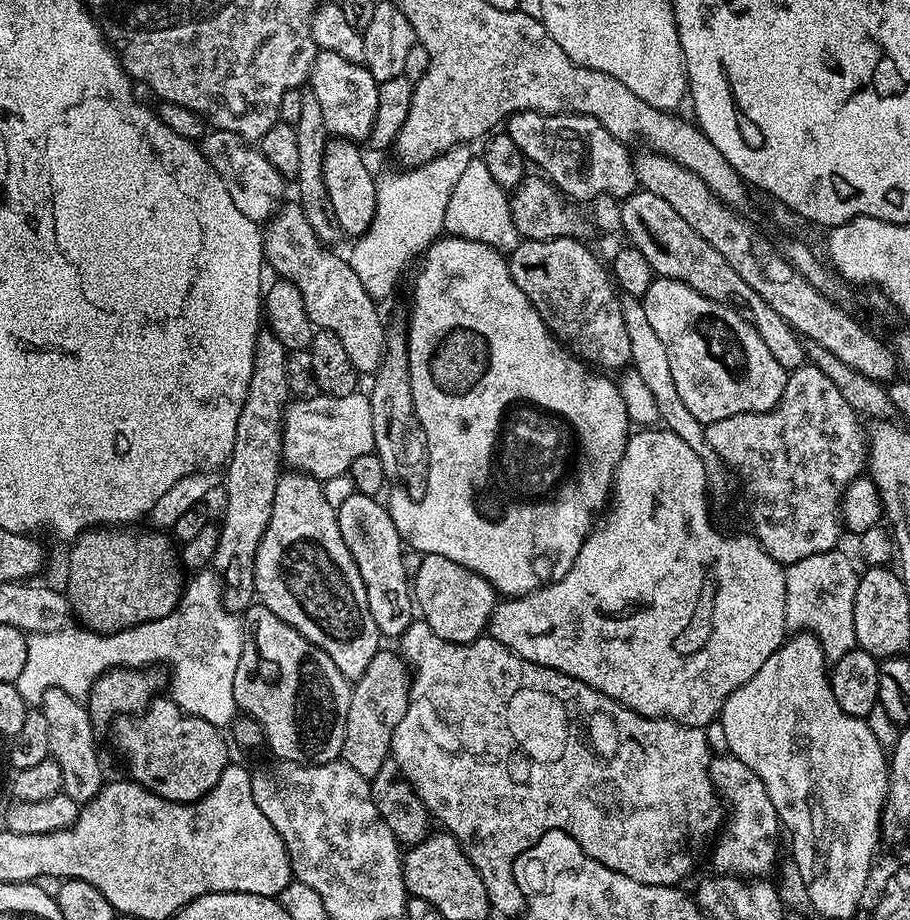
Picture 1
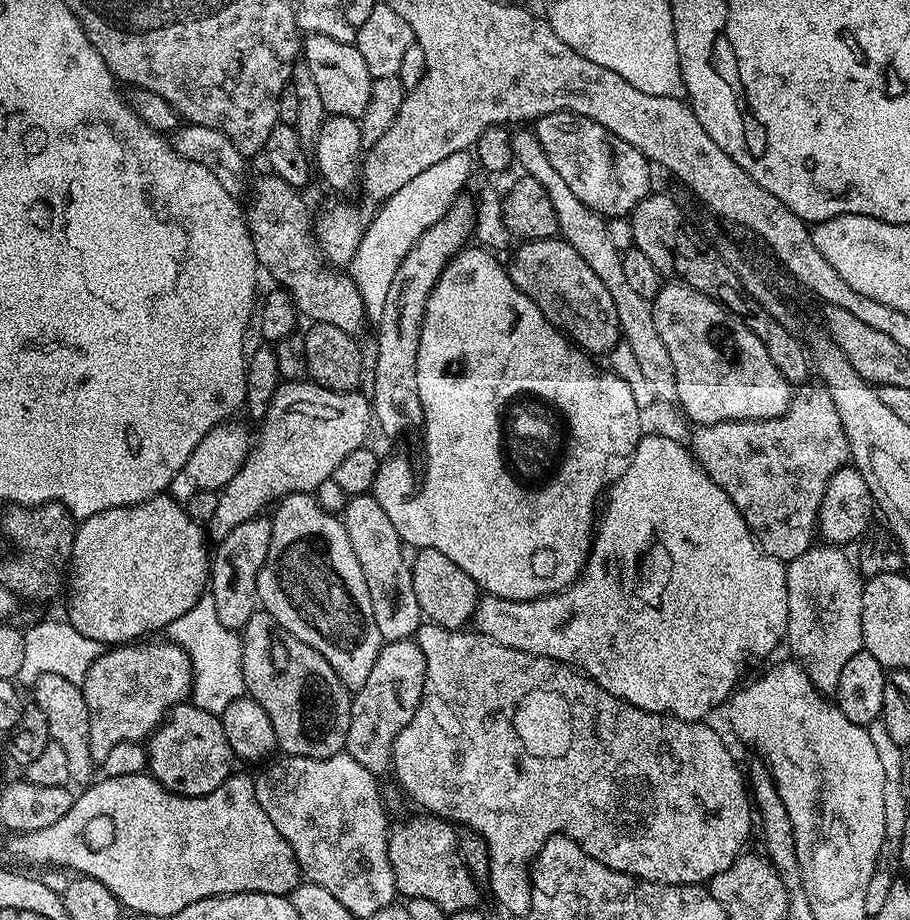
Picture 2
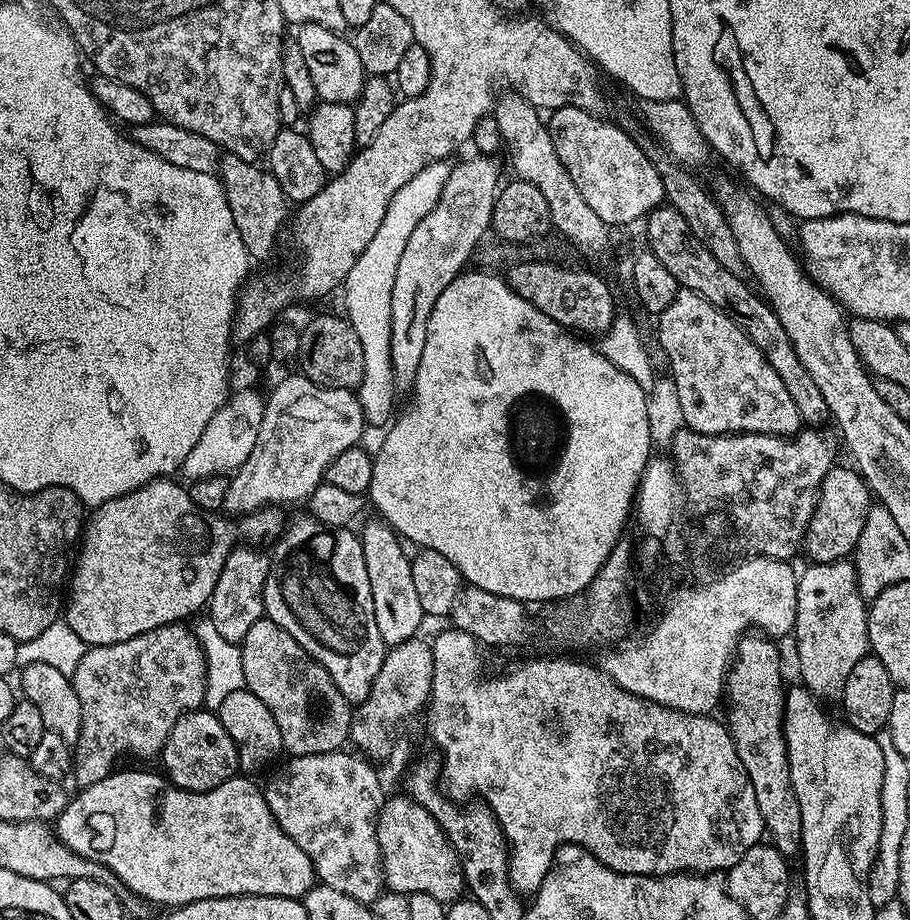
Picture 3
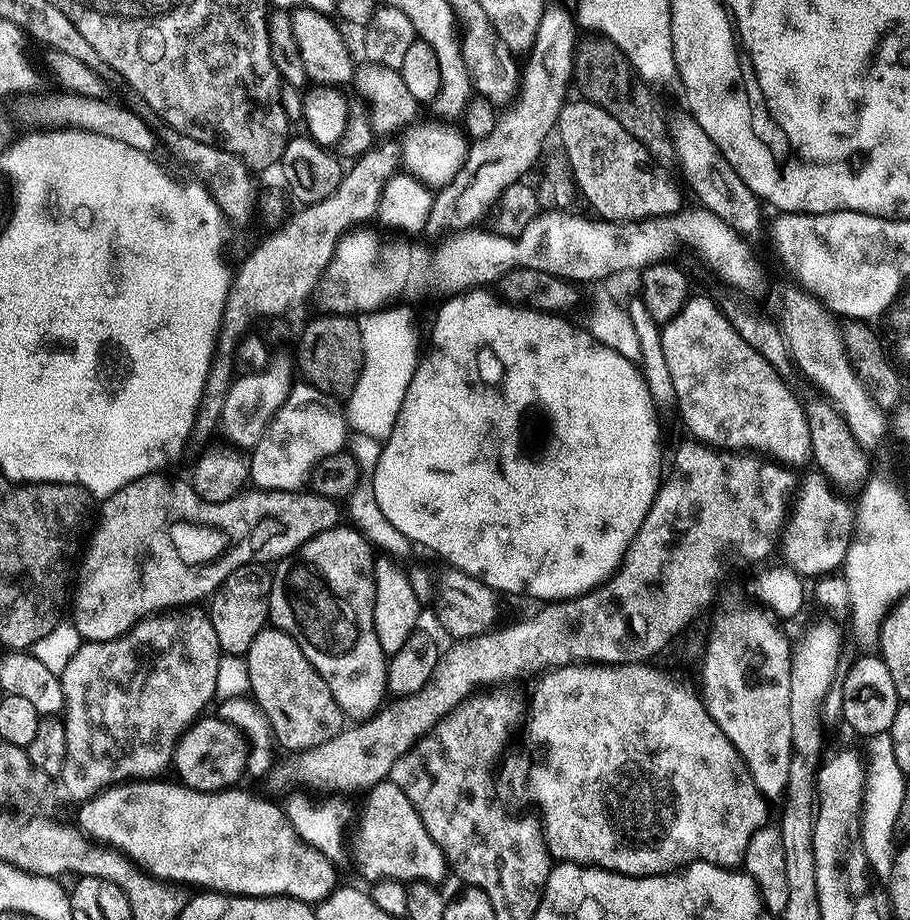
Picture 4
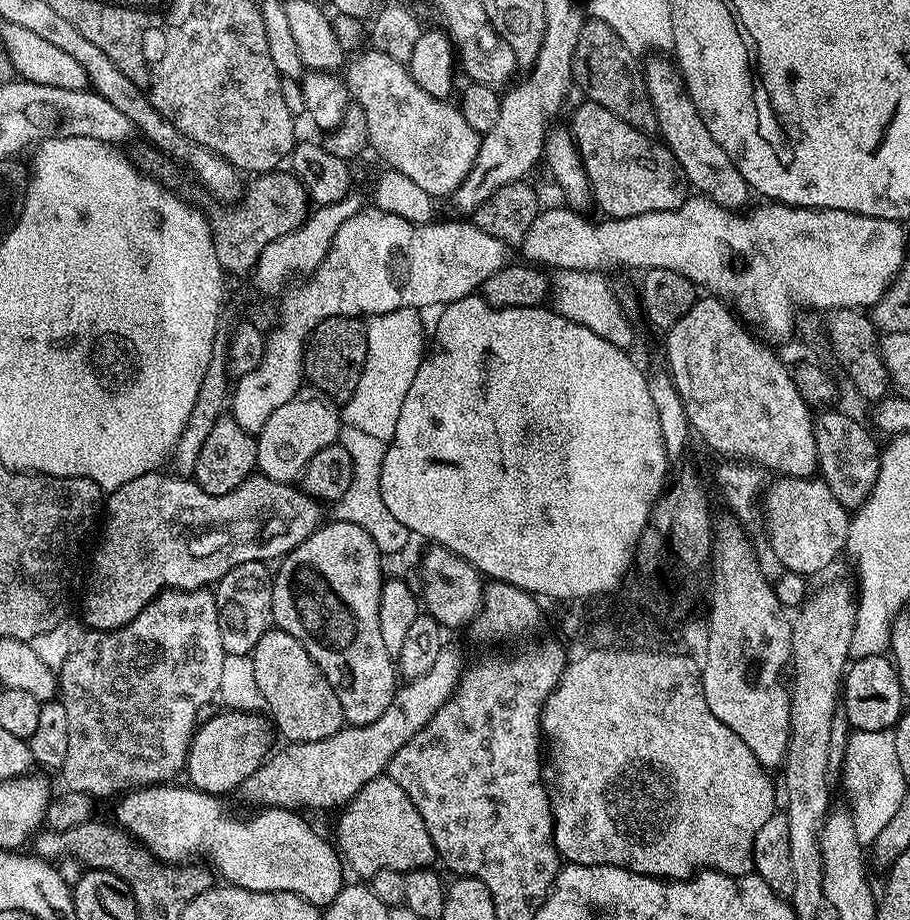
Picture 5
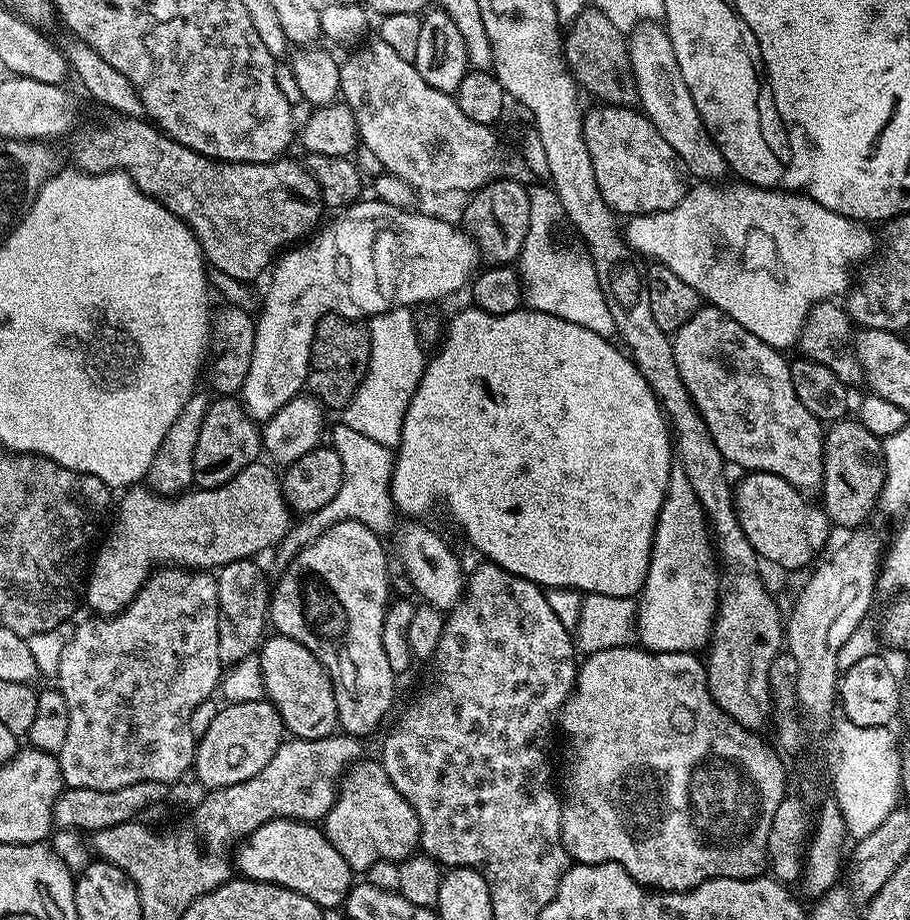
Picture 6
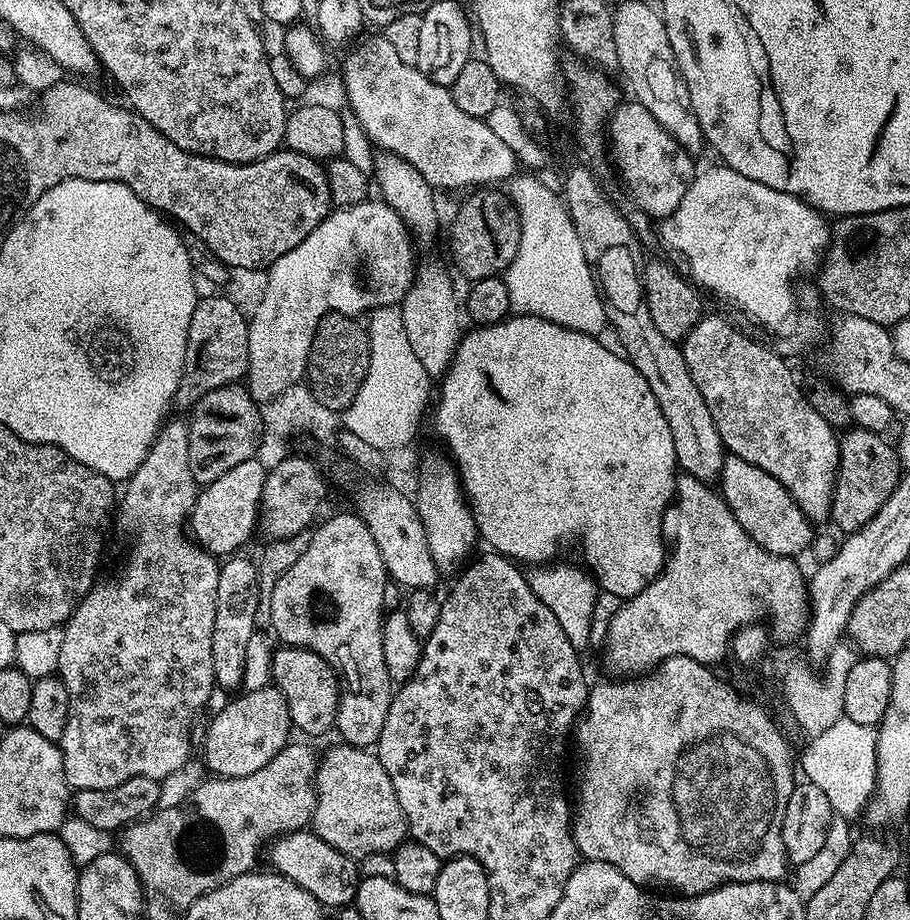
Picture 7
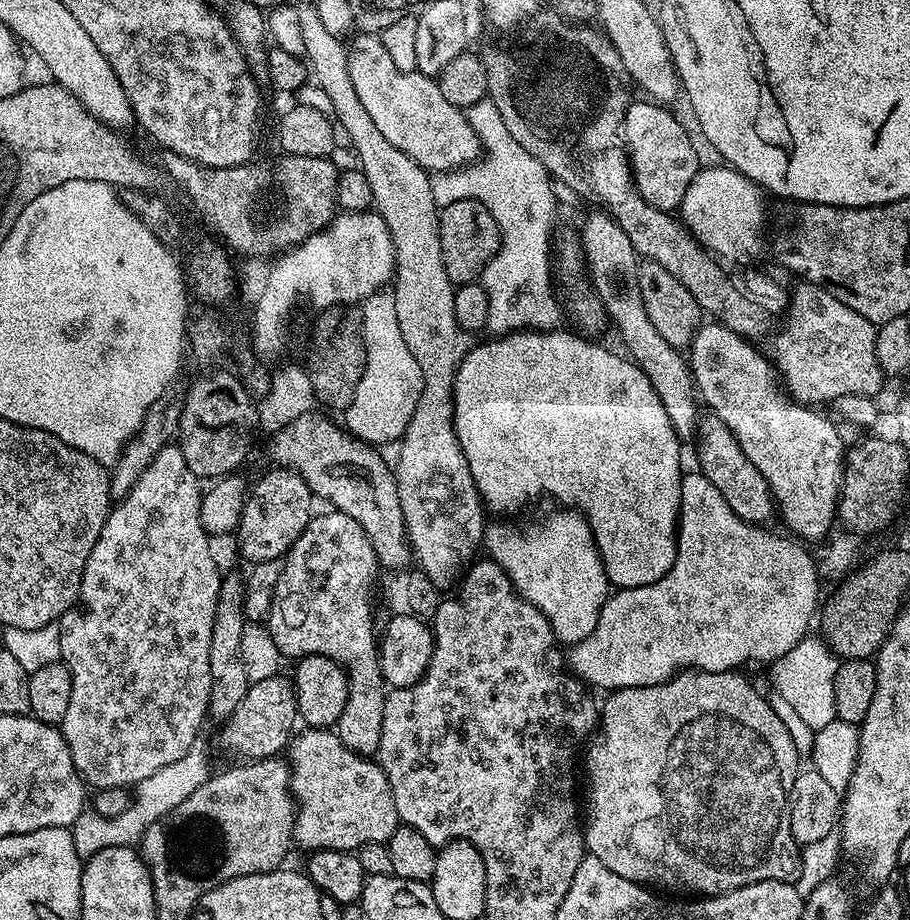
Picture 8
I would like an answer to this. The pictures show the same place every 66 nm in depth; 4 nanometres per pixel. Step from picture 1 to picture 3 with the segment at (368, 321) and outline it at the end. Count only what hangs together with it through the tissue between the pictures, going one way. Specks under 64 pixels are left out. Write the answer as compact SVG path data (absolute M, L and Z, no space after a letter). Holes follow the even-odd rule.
M225 153L221 157L218 176L227 196L227 205L234 217L234 224L249 257L253 261L268 259L276 246L288 206L287 196L277 179L261 165L238 158L232 153Z

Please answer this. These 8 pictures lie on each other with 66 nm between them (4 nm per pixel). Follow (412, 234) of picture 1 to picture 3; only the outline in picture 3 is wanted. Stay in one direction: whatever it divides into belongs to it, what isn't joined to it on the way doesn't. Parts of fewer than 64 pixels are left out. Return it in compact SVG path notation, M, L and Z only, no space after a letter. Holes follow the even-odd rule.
M442 160L427 164L418 170L418 174L414 174L414 178L410 178L410 182L406 182L406 186L402 186L402 190L398 190L398 194L394 194L394 198L390 198L382 226L378 226L374 238L370 238L370 246L362 250L342 285L343 291L348 291L344 296L343 311L354 326L354 334L358 334L358 342L362 342L362 354L366 358L366 370L362 374L358 395L364 419L369 425L387 425L394 416L392 396L397 395L397 390L392 381L390 362L390 290L394 290L398 258L402 258L402 250L406 250L406 241L418 222L422 222L422 218L434 210L452 170L453 165Z

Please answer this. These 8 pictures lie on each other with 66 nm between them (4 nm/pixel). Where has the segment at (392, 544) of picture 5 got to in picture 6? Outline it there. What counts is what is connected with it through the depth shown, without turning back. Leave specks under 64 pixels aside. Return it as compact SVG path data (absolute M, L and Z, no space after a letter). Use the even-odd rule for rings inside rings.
M343 422L337 425L328 434L329 443L343 464L343 482L337 496L329 505L322 506L320 510L303 515L287 534L274 547L260 550L252 559L265 577L277 580L288 568L290 562L308 545L312 545L330 527L338 522L356 521L366 526L371 532L379 536L386 536L391 529L395 529L398 514L392 498L392 476L395 464L395 453L380 442L371 441L366 434L353 430Z

